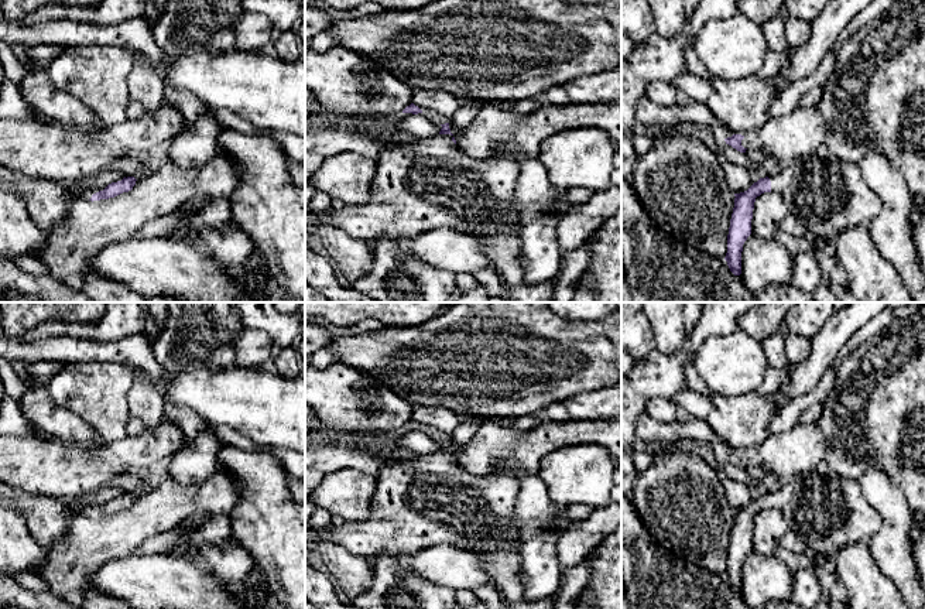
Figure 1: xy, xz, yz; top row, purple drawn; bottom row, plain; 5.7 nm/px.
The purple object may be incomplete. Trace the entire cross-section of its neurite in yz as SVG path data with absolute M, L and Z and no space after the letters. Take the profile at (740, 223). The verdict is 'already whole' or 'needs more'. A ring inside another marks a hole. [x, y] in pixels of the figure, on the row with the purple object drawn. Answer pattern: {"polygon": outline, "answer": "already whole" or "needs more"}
{"polygon": "M833 154L820 160L811 155L796 162L791 162L774 177L760 178L747 191L734 194L734 208L727 235L727 253L724 260L734 276L741 274L743 244L751 235L751 219L756 198L764 192L778 192L787 202L789 212L819 237L820 242L832 240L840 232L854 227L869 227L881 211L881 199L866 184L857 164L840 161Z", "answer": "needs more"}

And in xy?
{"polygon": "M124 177L123 179L117 182L112 182L105 188L100 189L83 189L79 195L79 198L86 199L86 201L100 201L100 199L109 199L114 198L123 192L129 192L133 189L136 185L136 178L134 177Z", "answer": "needs more"}

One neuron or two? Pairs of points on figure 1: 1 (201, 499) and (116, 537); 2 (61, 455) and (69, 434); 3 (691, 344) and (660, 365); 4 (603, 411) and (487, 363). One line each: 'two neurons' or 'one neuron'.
1: one neuron
2: two neurons
3: one neuron
4: two neurons

